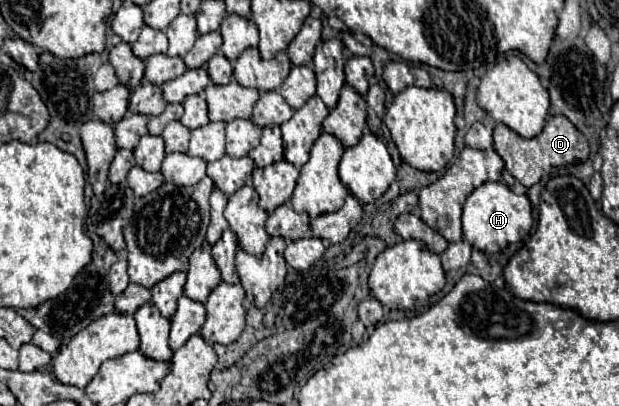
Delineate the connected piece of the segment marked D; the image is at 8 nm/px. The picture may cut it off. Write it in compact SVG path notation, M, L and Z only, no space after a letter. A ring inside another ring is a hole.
M563 115L549 117L543 131L533 139L523 139L505 125L497 125L493 137L495 137L495 151L501 155L503 161L509 161L507 169L527 189L533 187L535 183L539 183L543 177L547 177L549 169L553 169L553 167L577 165L577 163L585 163L589 159L589 145L585 141L585 137Z

